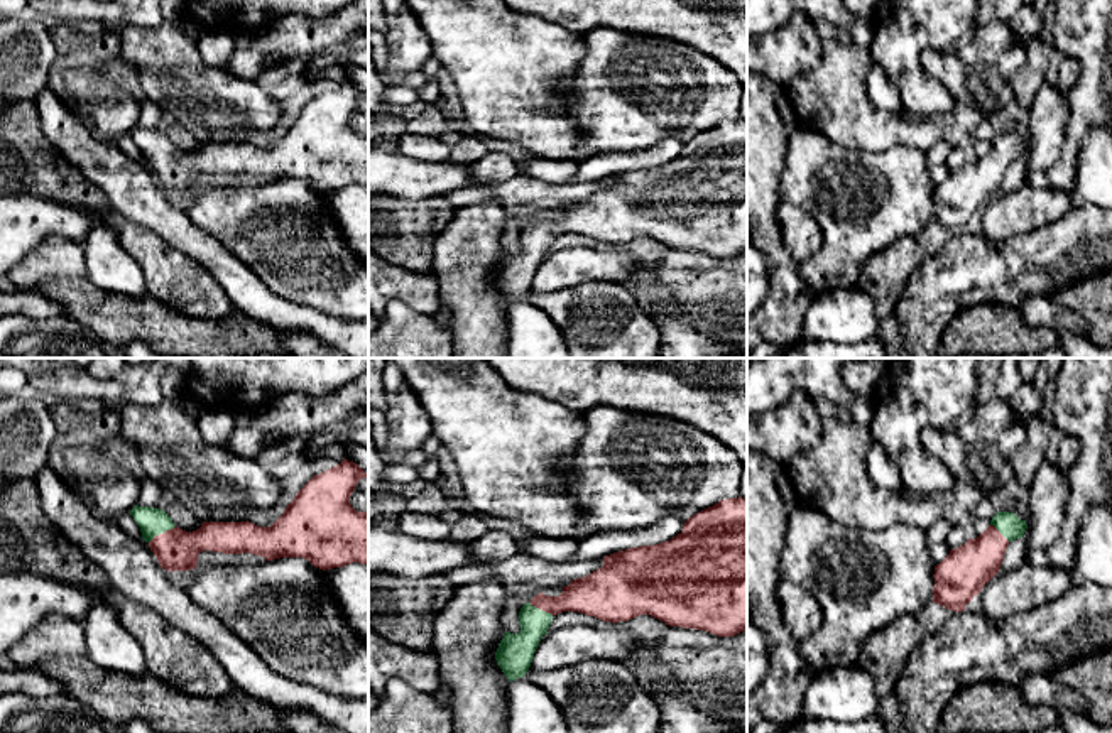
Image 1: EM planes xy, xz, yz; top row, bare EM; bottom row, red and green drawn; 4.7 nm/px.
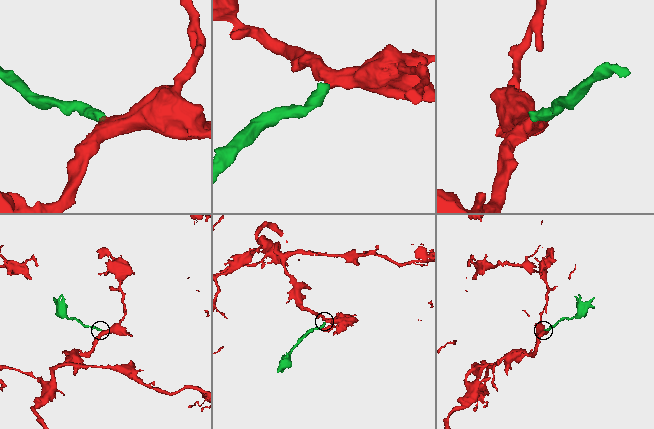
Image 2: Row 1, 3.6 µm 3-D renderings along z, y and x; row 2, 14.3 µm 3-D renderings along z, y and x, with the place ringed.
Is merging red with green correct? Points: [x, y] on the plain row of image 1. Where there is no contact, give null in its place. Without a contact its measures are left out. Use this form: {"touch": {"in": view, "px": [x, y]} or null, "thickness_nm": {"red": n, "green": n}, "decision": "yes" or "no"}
{"touch": {"in": "xy", "px": [161, 156]}, "thickness_nm": {"red": 200, "green": 130}, "decision": "yes"}

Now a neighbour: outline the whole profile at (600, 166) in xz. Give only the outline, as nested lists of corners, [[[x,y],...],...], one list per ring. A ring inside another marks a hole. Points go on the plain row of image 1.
[[[662,138],[649,149],[625,154],[597,154],[578,164],[573,182],[591,182],[630,169],[661,166],[681,155],[683,147],[684,144],[679,140]]]

